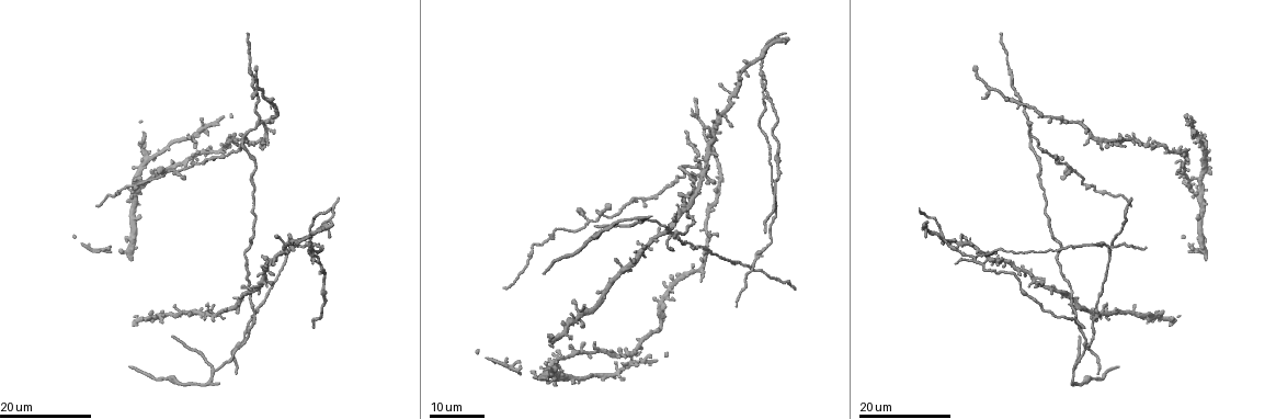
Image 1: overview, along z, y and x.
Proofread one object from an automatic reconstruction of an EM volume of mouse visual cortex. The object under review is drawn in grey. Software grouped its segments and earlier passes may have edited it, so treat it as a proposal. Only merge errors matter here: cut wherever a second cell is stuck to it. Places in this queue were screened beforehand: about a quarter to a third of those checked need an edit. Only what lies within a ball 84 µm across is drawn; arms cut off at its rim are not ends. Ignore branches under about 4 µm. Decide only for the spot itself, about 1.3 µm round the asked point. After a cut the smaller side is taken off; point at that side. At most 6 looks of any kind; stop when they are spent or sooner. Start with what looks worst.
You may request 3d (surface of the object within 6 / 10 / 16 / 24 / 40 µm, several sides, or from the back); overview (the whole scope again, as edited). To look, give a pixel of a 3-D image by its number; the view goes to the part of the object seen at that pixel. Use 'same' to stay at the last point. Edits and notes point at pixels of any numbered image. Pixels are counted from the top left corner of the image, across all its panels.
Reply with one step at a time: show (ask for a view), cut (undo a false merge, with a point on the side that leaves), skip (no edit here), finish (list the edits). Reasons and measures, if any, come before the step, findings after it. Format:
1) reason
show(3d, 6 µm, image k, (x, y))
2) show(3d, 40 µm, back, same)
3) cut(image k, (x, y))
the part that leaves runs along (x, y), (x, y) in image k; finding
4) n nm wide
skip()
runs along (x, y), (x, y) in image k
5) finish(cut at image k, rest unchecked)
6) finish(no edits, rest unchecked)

four arms meet
show(3d, 24 µm, image 1, (762, 58))

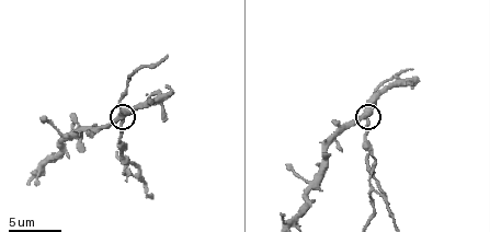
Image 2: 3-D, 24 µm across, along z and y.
closer look
show(3d, 6 µm, image 2, (368, 114))

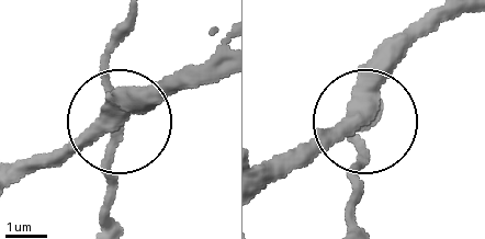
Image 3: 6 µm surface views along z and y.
4 arms
skip()
all the same cell

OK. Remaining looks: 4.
show(3d, 6 µm, image 2, (382, 193))

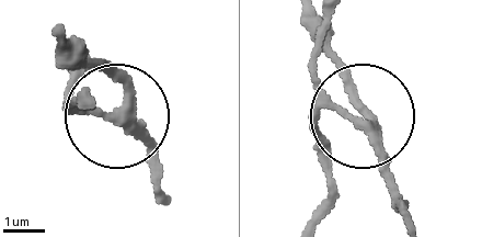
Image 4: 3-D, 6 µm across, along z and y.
4 arms
cut(image 4, (72, 108))
a second cell is stuck on

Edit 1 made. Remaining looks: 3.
see it whole again
show(overview)

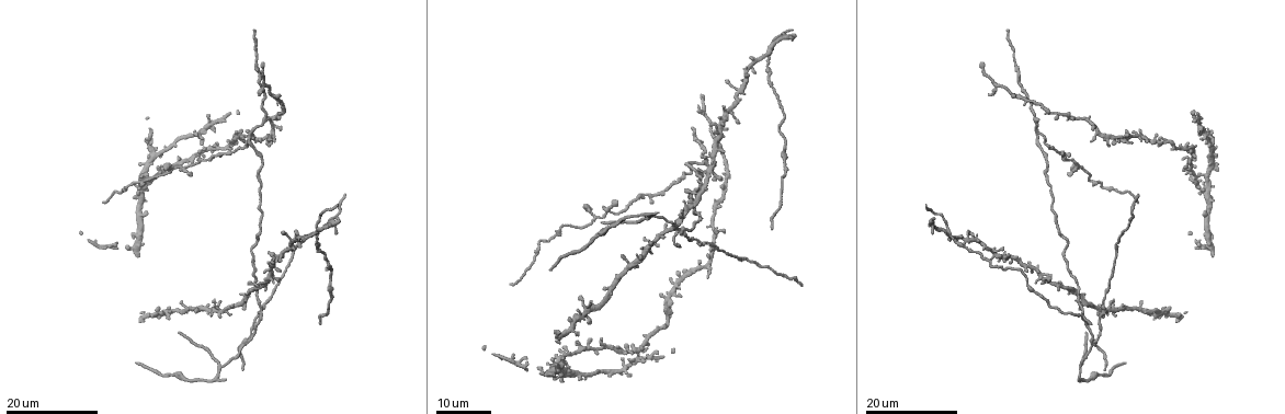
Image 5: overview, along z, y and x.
show(3d, 24 µm, image 5, (251, 131))

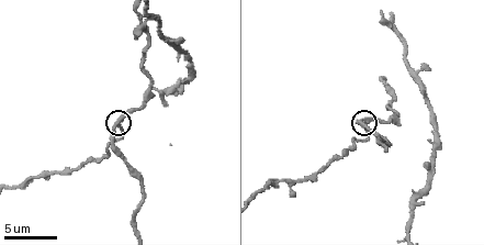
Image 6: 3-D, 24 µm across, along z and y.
show(3d, 6 µm, same)

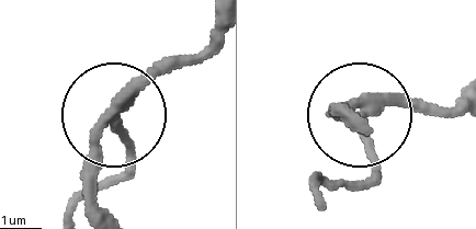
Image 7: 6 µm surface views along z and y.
3 arms
cut(image 7, (122, 140))
a second cell is stuck on

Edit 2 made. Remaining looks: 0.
finish(cut at image 4, cut at image 7, rest unchecked)

